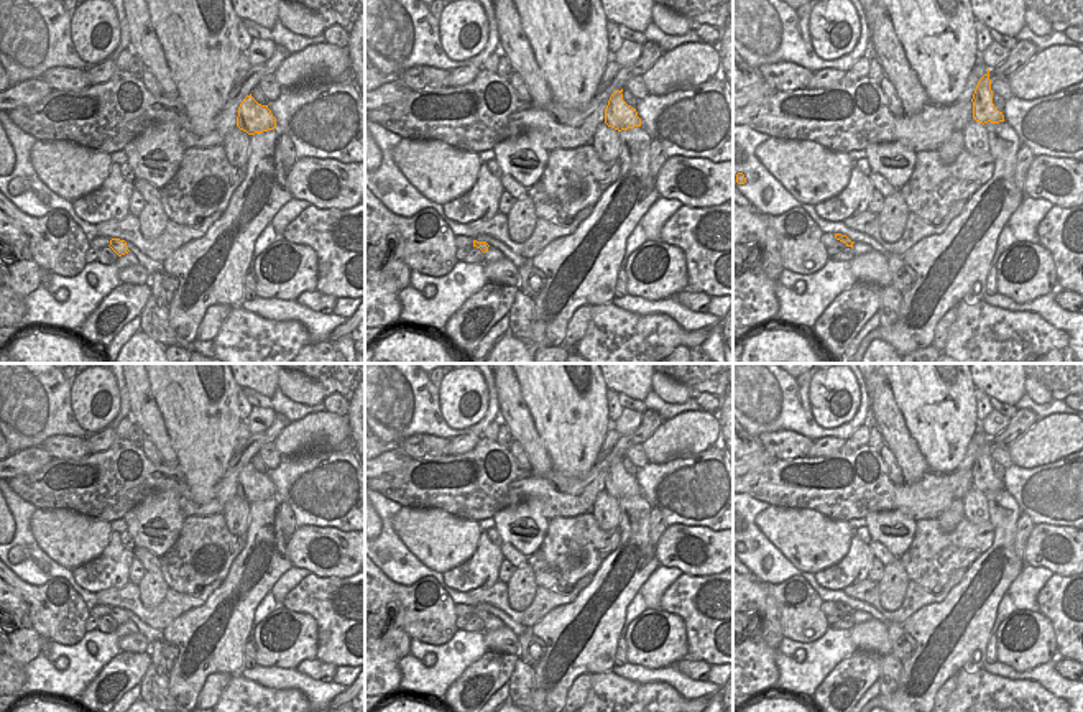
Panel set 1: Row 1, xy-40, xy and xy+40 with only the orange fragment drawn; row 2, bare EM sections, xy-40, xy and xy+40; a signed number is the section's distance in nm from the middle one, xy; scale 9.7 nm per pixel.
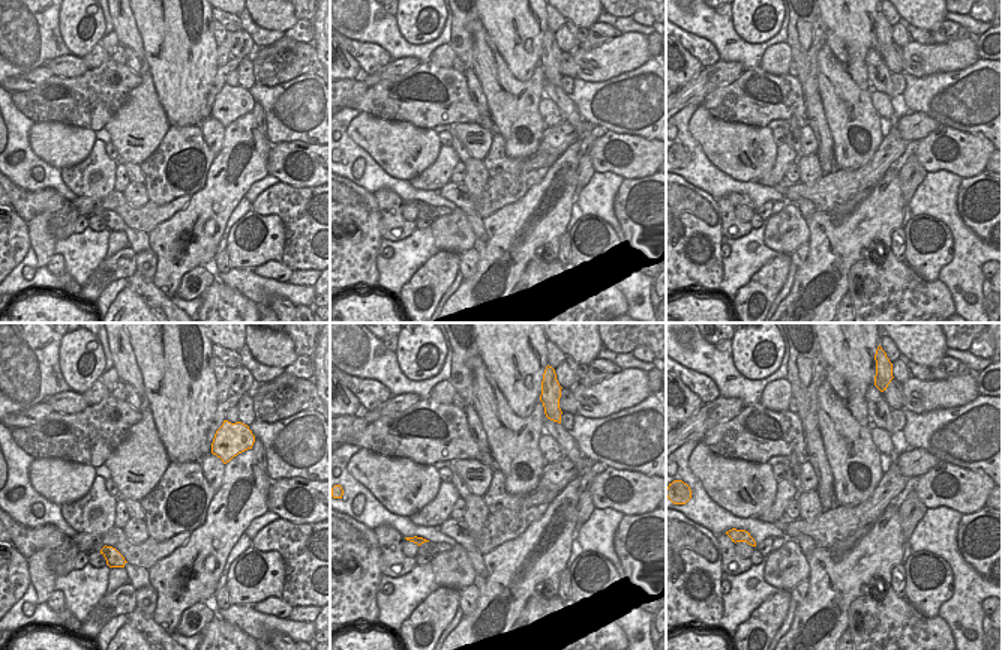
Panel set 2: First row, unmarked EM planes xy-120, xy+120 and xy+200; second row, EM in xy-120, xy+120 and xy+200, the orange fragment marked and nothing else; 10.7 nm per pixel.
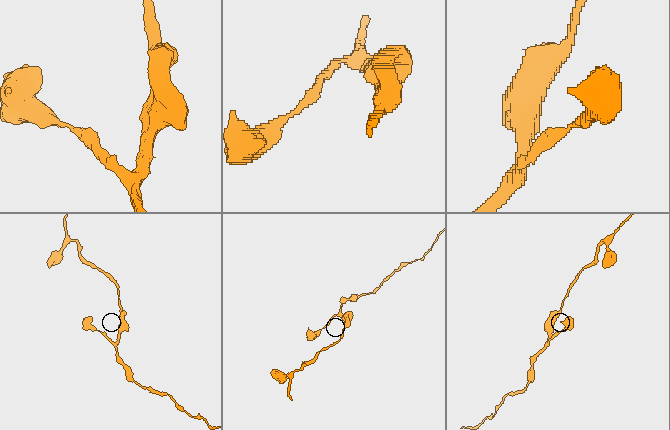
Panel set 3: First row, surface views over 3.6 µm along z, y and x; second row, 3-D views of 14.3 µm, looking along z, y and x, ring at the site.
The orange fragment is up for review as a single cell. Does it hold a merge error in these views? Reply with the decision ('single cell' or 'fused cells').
single cell

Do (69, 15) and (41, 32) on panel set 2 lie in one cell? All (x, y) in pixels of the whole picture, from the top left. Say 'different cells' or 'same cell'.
different cells

